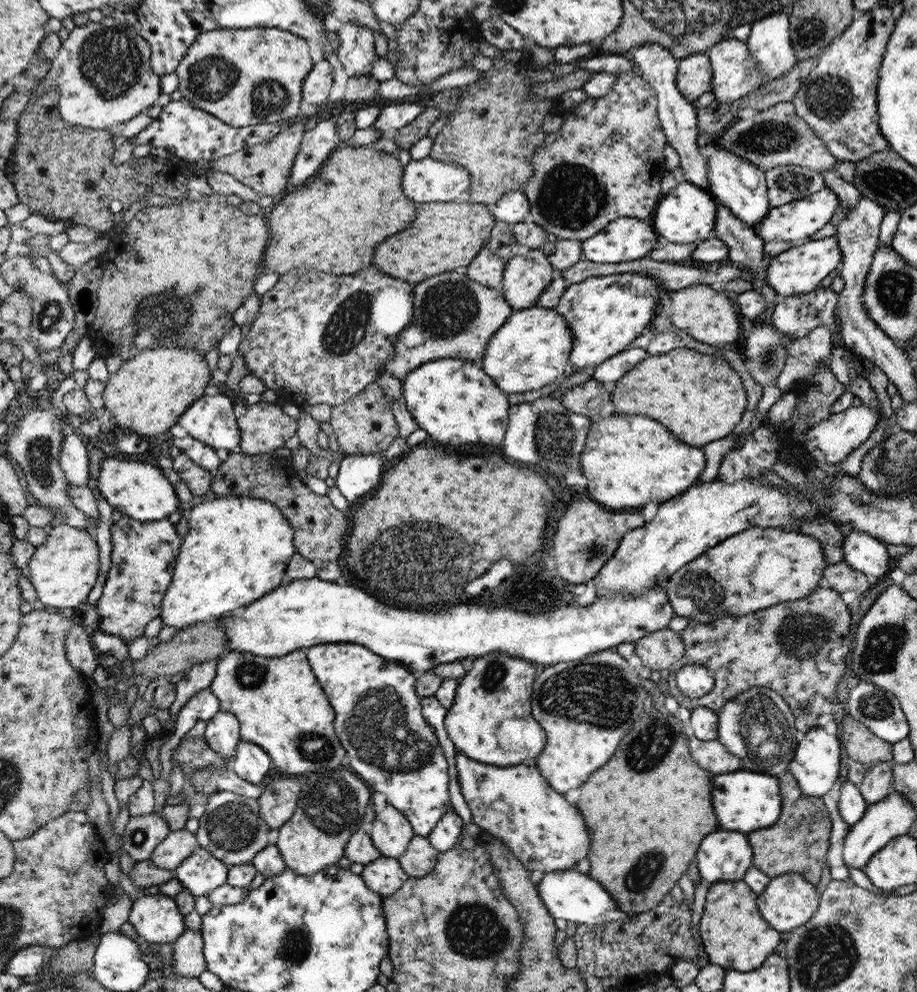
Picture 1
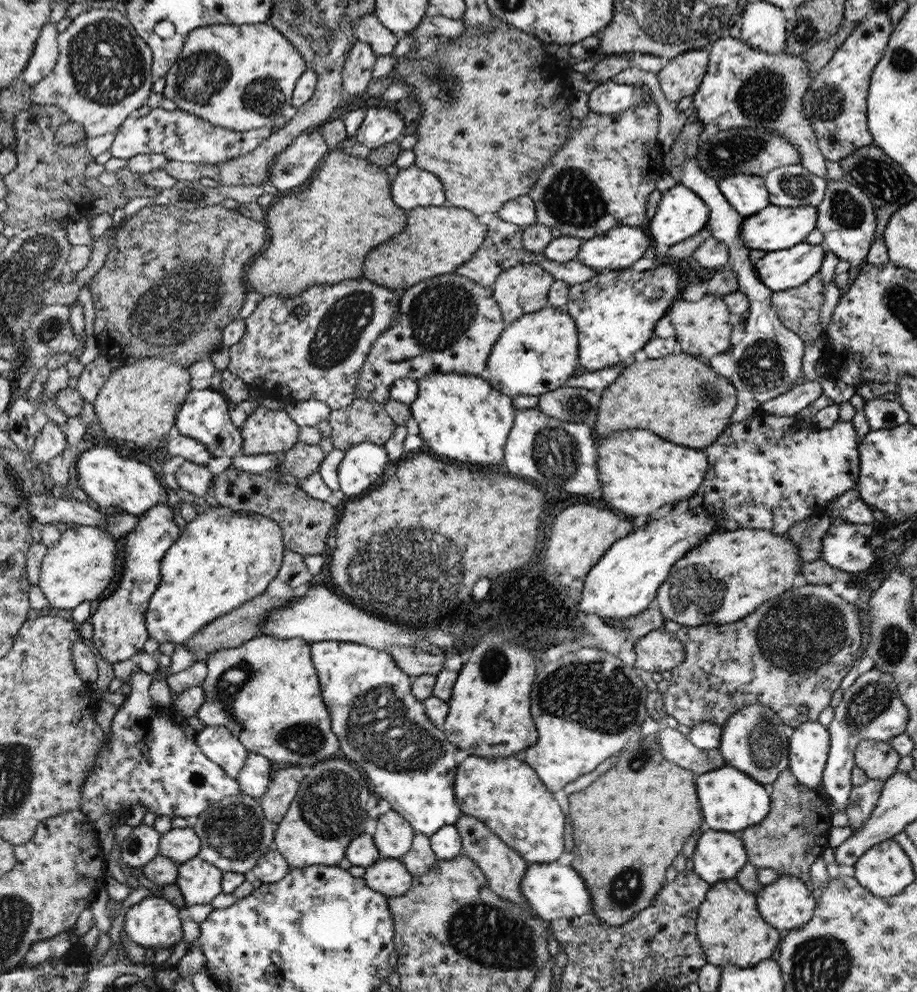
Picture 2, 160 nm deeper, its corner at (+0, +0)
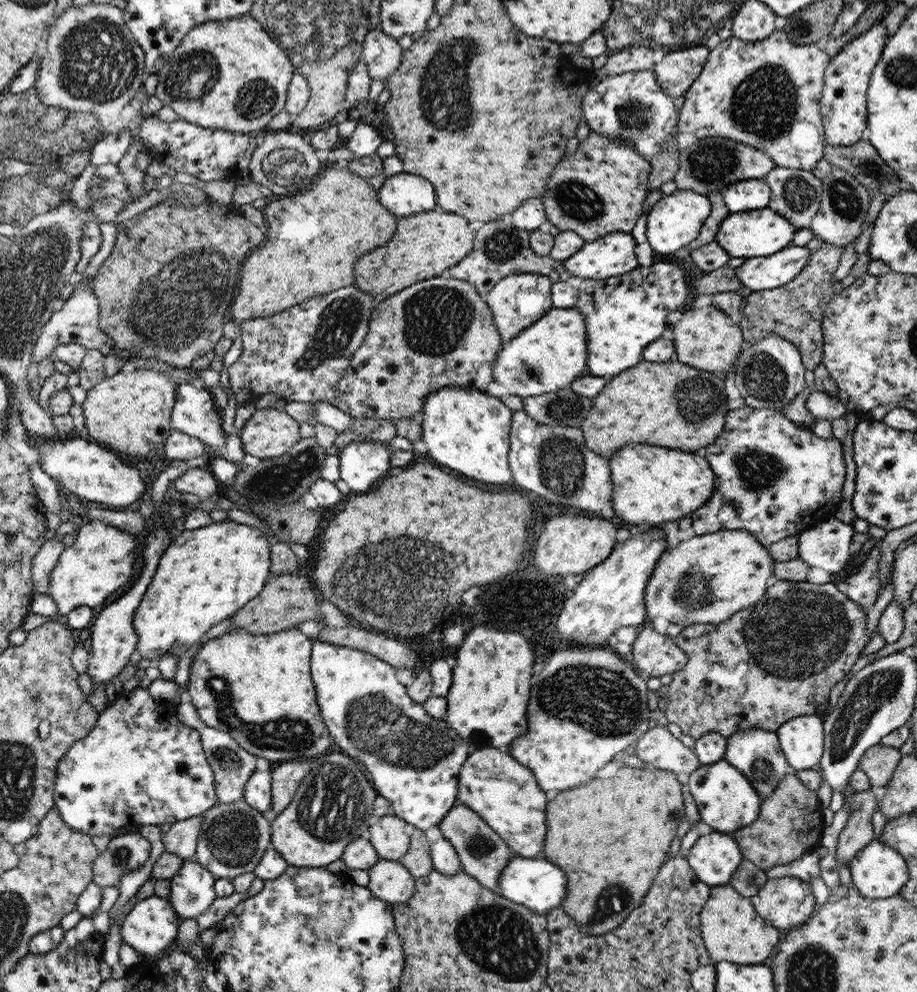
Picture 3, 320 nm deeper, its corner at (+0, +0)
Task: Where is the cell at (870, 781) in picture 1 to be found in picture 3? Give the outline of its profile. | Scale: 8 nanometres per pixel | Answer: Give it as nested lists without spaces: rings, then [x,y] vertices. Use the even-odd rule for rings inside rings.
[[[875,788],[862,792],[854,792],[845,805],[851,811],[846,827],[838,838],[836,850],[837,864],[849,864],[856,853],[875,839],[872,817],[878,808]]]

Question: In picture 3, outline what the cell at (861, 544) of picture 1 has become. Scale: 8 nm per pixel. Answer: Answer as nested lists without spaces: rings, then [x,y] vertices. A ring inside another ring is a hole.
[[[833,515],[821,521],[812,528],[804,529],[798,535],[798,559],[804,561],[808,567],[816,567],[833,575],[846,566],[852,550],[850,544],[855,530],[853,525],[843,523]]]

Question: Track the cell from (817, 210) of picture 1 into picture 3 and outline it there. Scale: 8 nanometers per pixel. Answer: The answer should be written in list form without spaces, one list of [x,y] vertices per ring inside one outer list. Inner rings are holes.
[[[768,207],[763,209],[729,213],[720,223],[715,241],[732,258],[751,259],[767,257],[791,244],[793,234],[798,230],[787,218],[780,216]]]

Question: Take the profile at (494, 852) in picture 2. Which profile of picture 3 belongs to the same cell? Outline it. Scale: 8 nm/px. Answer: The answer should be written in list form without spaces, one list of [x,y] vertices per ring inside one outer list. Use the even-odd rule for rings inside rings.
[[[462,804],[448,812],[442,822],[443,824],[439,826],[442,837],[448,842],[452,842],[452,846],[458,851],[459,858],[462,860],[462,869],[468,874],[474,875],[491,891],[498,892],[503,870],[510,864],[511,858],[515,856],[511,847],[504,843],[502,836],[481,815]]]

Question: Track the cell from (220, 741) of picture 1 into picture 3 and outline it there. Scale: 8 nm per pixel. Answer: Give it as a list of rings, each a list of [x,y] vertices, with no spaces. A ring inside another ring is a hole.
[[[180,701],[179,706],[180,718],[184,718],[184,722],[188,722],[188,726],[196,726],[203,750],[206,752],[208,760],[210,760],[211,767],[215,770],[219,805],[244,801],[244,787],[246,787],[250,776],[256,771],[256,757],[244,750],[227,732],[206,726],[200,720],[192,701],[186,703]]]

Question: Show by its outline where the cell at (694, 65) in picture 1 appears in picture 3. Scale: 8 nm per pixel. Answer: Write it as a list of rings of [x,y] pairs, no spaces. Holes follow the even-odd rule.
[[[705,44],[665,54],[660,62],[652,66],[657,84],[672,98],[684,94],[702,72],[709,54],[710,48]]]

